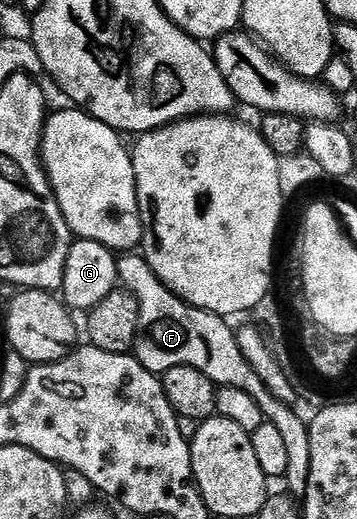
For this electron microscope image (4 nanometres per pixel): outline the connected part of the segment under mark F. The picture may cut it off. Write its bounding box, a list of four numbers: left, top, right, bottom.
[116,251,310,499]

